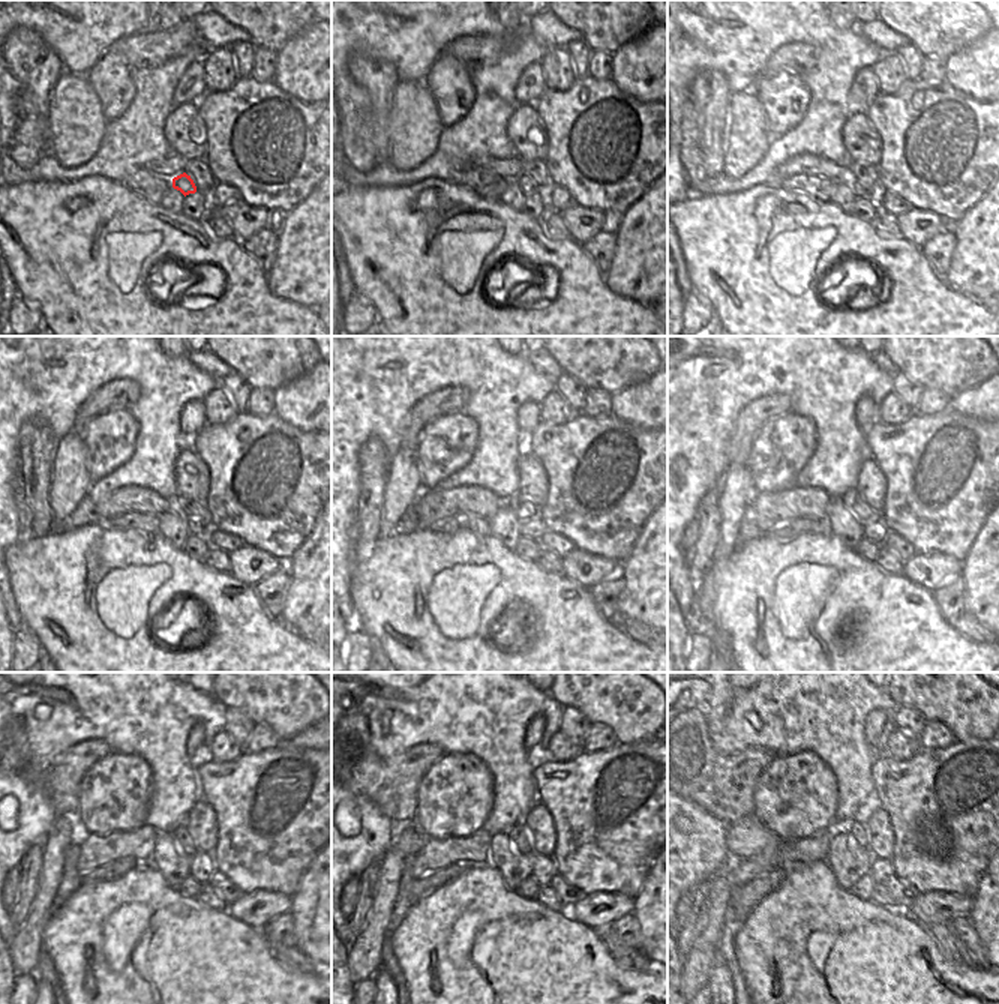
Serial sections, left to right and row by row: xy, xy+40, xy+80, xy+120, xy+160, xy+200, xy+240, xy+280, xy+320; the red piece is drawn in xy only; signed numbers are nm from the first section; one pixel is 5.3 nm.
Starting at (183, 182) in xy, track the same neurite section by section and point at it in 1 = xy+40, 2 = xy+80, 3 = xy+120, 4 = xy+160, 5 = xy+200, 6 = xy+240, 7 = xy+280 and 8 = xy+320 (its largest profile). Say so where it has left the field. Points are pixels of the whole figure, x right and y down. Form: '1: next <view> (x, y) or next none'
1: next xy+40 (524, 182)
2: next xy+80 (876, 192)
3: next xy+120 (203, 529)
4: next xy+160 (534, 529)
5: next xy+200 (875, 530)
6: next xy+240 (203, 868)
7: next xy+280 (543, 868)
8: next xy+320 (881, 871)

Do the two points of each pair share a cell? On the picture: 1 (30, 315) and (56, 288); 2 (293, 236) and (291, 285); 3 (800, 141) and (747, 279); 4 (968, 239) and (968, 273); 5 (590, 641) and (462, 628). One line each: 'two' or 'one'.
1: two
2: one
3: two
4: one
5: one

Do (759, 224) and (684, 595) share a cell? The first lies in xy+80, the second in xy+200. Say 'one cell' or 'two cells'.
two cells

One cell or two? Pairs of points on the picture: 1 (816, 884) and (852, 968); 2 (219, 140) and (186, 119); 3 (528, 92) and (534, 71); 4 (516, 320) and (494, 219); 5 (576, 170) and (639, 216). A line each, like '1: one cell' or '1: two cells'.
1: one cell
2: two cells
3: one cell
4: one cell
5: two cells

